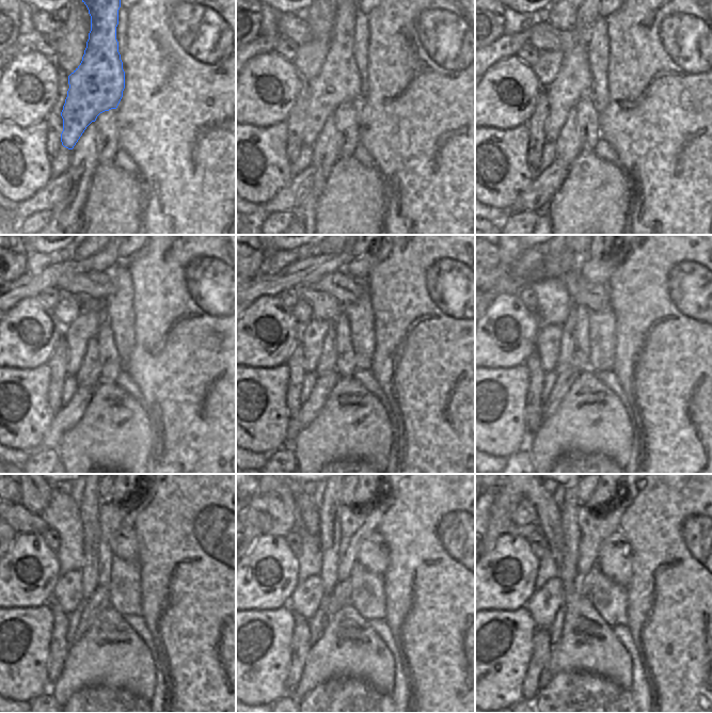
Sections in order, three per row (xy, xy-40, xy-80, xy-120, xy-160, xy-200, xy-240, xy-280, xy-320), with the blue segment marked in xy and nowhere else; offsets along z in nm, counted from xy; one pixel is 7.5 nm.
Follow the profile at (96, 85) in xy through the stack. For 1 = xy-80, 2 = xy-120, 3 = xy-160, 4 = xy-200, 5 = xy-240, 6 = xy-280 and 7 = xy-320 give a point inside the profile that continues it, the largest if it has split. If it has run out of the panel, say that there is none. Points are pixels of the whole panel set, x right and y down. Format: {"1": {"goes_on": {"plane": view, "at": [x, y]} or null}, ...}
{"1": {"goes_on": {"plane": "xy-80", "at": [574, 80]}}, "2": {"goes_on": {"plane": "xy-120", "at": [77, 334]}}, "3": {"goes_on": {"plane": "xy-160", "at": [312, 335]}}, "4": {"goes_on": {"plane": "xy-200", "at": [549, 338]}}, "5": {"goes_on": {"plane": "xy-240", "at": [70, 582]}}, "6": {"goes_on": {"plane": "xy-280", "at": [302, 588]}}, "7": {"goes_on": {"plane": "xy-320", "at": [560, 587]}}}

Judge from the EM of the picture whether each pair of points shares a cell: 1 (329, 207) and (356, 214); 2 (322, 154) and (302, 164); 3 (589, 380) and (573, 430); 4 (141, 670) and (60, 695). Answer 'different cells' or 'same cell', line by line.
1: same cell
2: different cells
3: same cell
4: same cell

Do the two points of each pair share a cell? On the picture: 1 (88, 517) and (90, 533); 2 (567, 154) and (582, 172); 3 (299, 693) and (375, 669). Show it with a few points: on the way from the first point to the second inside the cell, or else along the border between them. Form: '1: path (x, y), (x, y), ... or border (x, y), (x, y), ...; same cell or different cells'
1: path (90, 521), (90, 528); same cell
2: border (580, 152), (569, 164); different cells
3: path (317, 674), (325, 666), (356, 666); same cell

